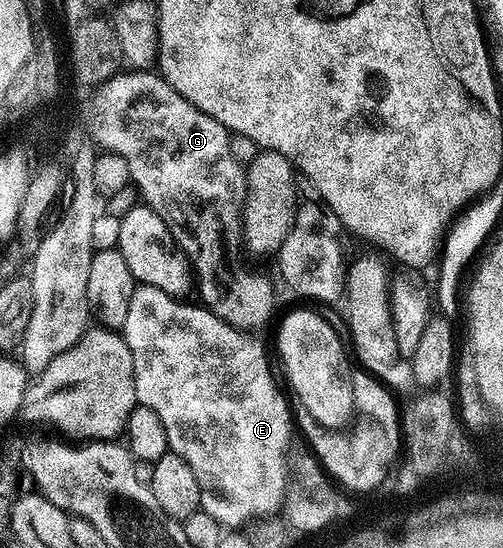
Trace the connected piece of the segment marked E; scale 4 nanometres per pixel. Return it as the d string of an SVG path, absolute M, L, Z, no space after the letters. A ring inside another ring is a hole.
M136 285L132 288L132 296L128 302L128 308L126 309L126 321L122 328L122 334L126 345L130 348L130 357L134 363L134 389L136 390L136 401L137 404L146 409L152 409L154 413L158 415L159 420L162 421L162 425L166 429L166 441L168 442L168 449L173 451L178 457L182 457L182 461L186 461L186 465L190 465L190 469L194 471L197 477L197 481L200 483L200 506L206 513L210 513L210 517L214 517L214 521L218 521L220 526L225 529L240 529L243 523L251 524L253 521L263 521L269 517L275 516L278 512L285 506L285 491L288 489L289 480L289 460L284 459L284 454L288 451L288 442L292 439L292 431L294 435L294 415L290 410L290 403L280 396L280 391L276 388L276 383L272 380L272 371L268 368L268 359L264 356L264 347L260 343L255 343L255 338L249 337L245 332L240 331L236 327L231 327L226 321L222 321L213 311L209 311L207 307L203 305L195 305L196 307L191 307L190 304L184 303L188 301L181 301L179 298L162 293L162 289L154 289L153 287L145 287L143 285Z

